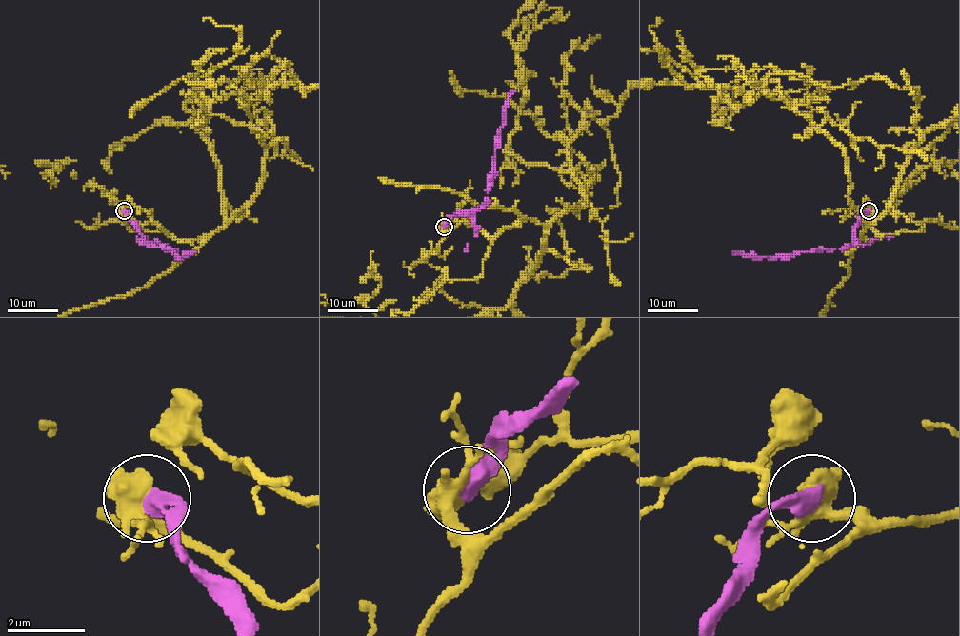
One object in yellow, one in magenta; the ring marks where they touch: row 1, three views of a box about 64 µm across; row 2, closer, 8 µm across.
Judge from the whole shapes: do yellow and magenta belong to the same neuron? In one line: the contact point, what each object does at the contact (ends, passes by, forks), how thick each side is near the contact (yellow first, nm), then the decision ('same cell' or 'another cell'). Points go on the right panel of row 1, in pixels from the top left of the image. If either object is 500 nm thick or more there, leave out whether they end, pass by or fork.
at (869, 210); yellow forks there; magenta ends there; 440 nm thick on the yellow side, 480 nm on the other; another cell

